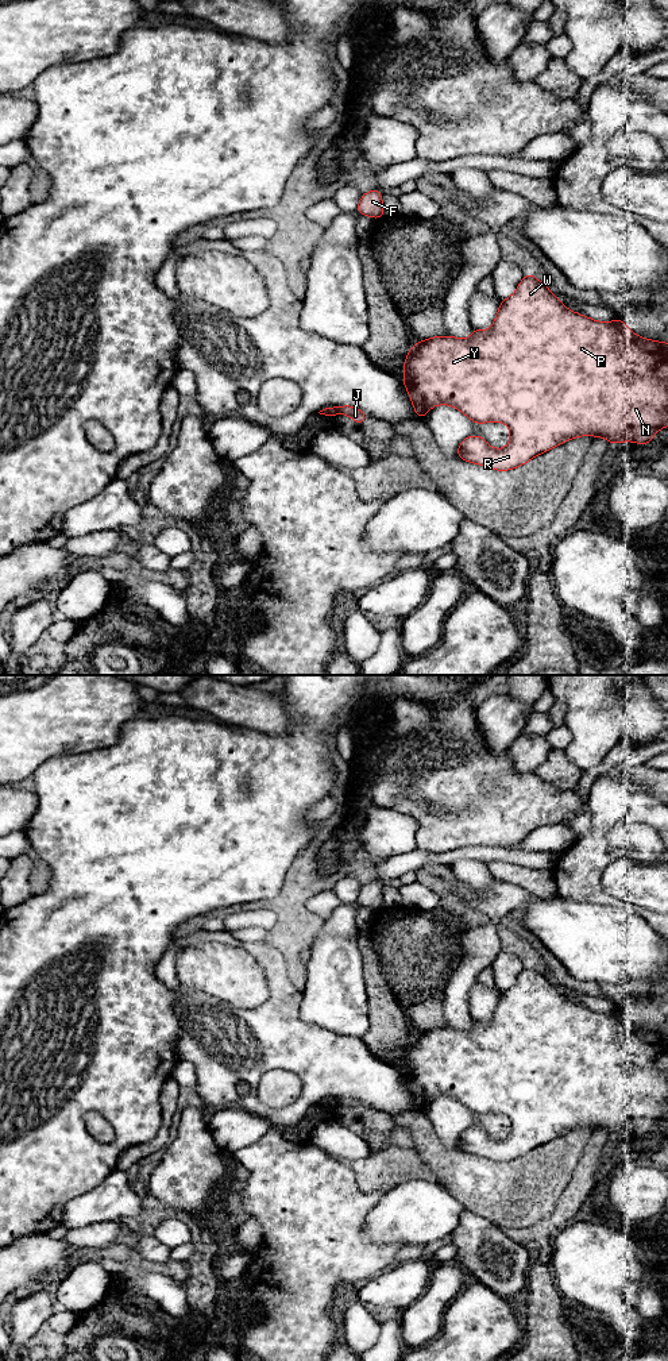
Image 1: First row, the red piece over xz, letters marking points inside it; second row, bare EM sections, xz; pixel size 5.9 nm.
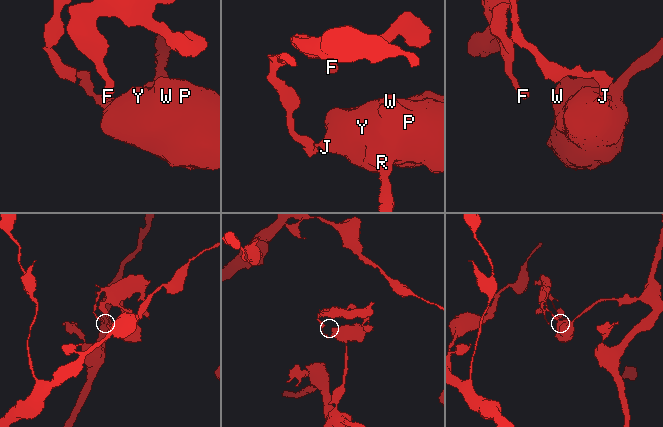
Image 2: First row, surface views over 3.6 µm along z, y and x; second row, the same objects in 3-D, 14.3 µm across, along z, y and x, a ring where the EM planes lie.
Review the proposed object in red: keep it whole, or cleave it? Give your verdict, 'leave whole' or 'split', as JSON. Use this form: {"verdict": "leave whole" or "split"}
{"verdict": "split"}

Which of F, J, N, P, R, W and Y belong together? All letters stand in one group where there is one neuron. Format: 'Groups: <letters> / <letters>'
Groups: F / J N P R W Y

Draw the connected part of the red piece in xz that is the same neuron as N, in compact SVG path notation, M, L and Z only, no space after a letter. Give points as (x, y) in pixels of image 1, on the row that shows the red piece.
M530 271L514 294L499 301L490 329L472 327L472 335L467 339L433 336L412 346L403 362L402 382L417 419L424 420L436 405L451 405L476 424L506 424L510 443L505 448L493 448L482 436L472 435L460 442L456 452L466 462L498 471L524 466L534 456L579 436L605 437L611 446L621 442L646 446L659 429L668 427L668 342L637 336L621 319L602 323L569 311Z

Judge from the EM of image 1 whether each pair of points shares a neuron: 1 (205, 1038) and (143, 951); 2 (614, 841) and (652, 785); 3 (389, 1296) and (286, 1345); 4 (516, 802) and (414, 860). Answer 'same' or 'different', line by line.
1: different
2: different
3: different
4: different

